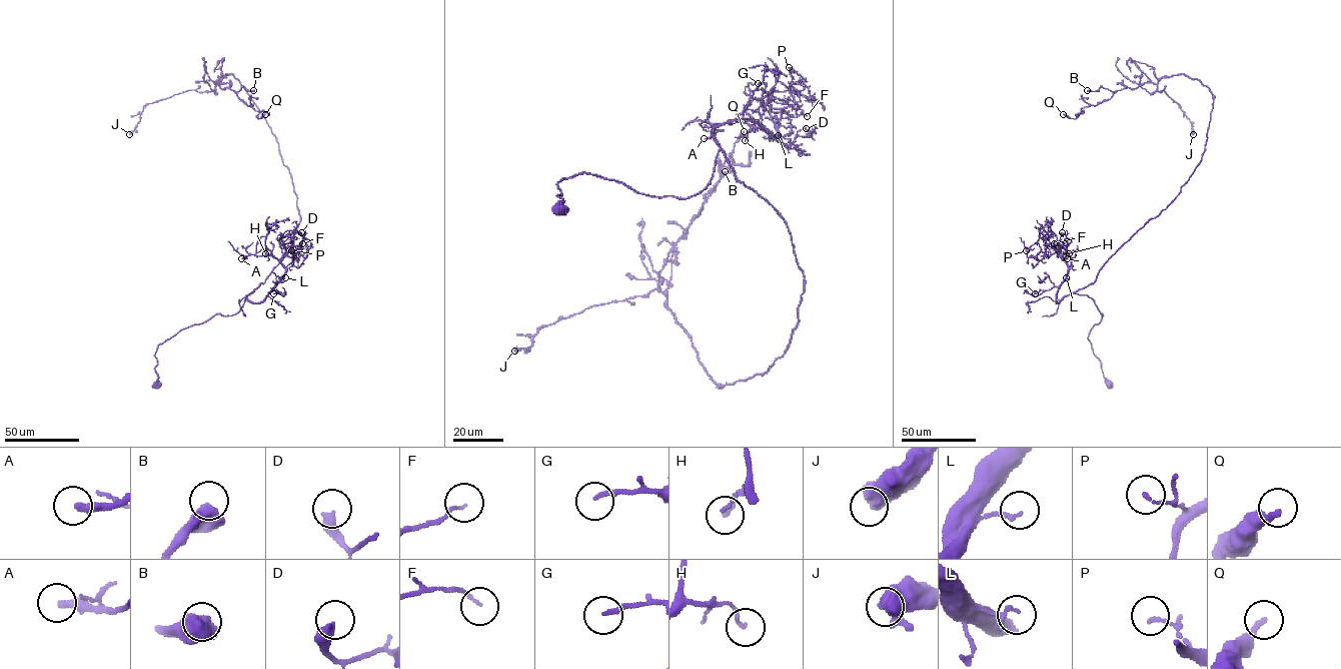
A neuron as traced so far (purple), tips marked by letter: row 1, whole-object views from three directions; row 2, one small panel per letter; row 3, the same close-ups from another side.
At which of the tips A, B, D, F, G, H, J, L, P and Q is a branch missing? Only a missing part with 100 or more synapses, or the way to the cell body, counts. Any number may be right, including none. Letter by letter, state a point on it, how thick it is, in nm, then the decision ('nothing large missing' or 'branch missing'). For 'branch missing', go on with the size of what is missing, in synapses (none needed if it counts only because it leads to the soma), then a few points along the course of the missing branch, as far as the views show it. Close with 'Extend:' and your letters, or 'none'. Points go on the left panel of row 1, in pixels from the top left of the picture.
A: at (241, 258); 320 nm thick; nothing large missing
B: at (253, 90); 650 nm thick; nothing large missing
D: at (301, 232); 400 nm thick; nothing large missing
F: at (302, 243); 100 nm thick; nothing large missing
G: at (273, 293); 160 nm thick; nothing large missing
H: at (265, 253); 140 nm thick; nothing large missing
J: at (129, 134); 550 nm thick; nothing large missing
L: at (285, 277); 160 nm thick; nothing large missing
P: at (291, 250); 130 nm thick; nothing large missing
Q: at (265, 114); 240 nm thick; nothing large missing
Extend: none

